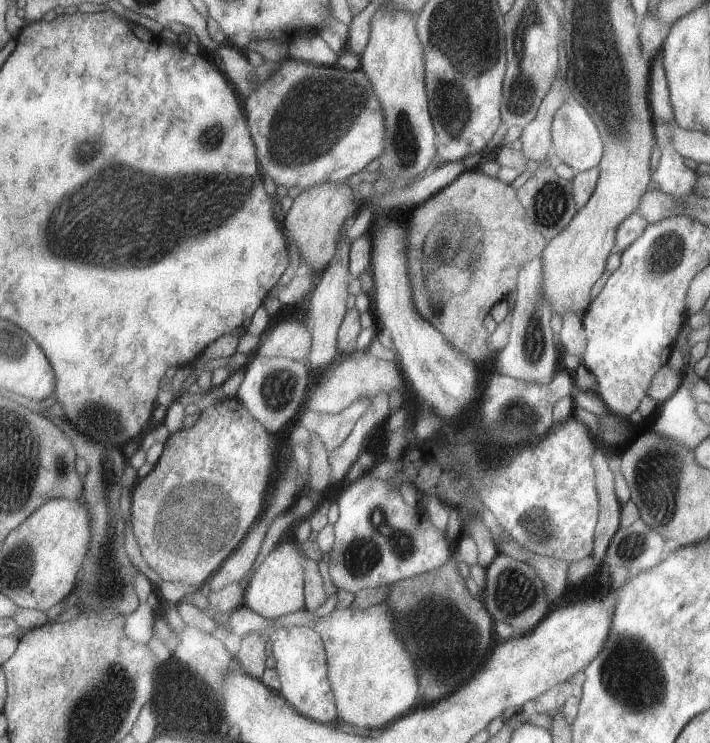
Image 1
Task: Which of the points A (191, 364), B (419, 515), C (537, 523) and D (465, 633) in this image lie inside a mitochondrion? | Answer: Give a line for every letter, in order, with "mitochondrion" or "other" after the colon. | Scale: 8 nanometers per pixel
A: other
B: mitochondrion
C: mitochondrion
D: other

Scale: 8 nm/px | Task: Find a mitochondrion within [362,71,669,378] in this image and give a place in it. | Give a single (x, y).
(450, 241)

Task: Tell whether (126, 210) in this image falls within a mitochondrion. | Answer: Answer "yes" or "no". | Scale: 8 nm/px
yes

